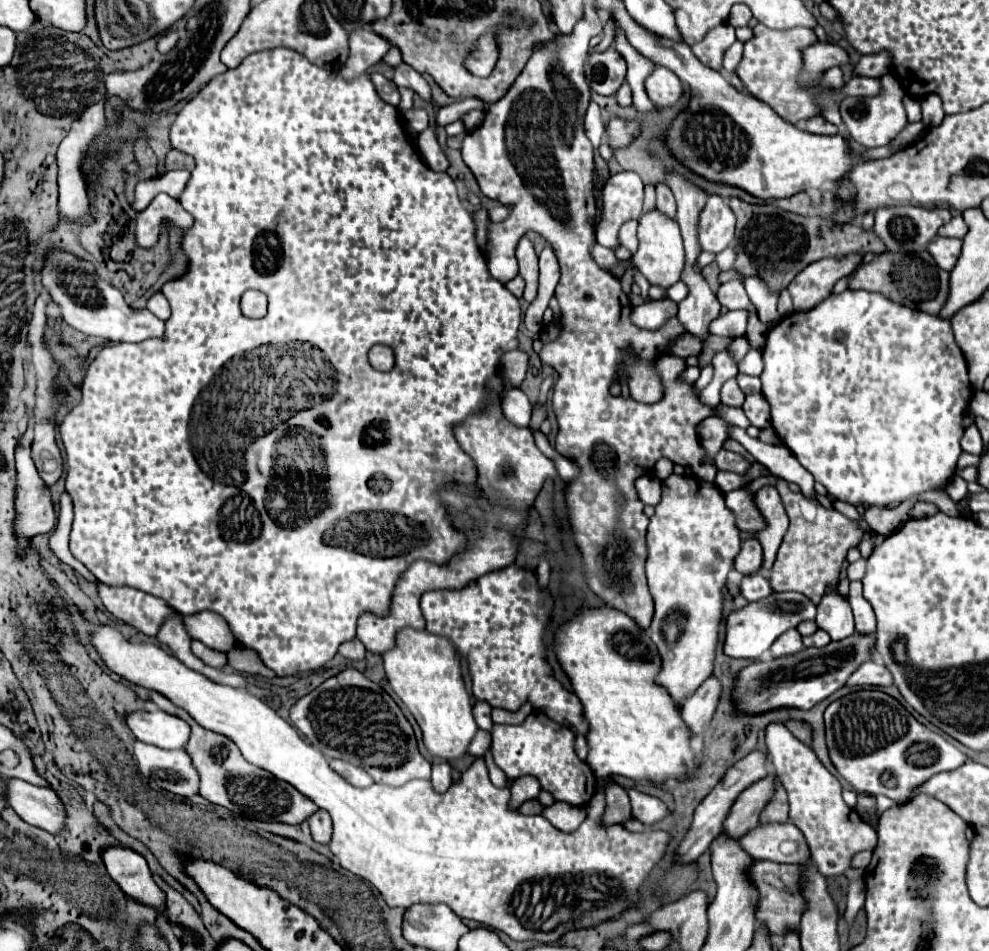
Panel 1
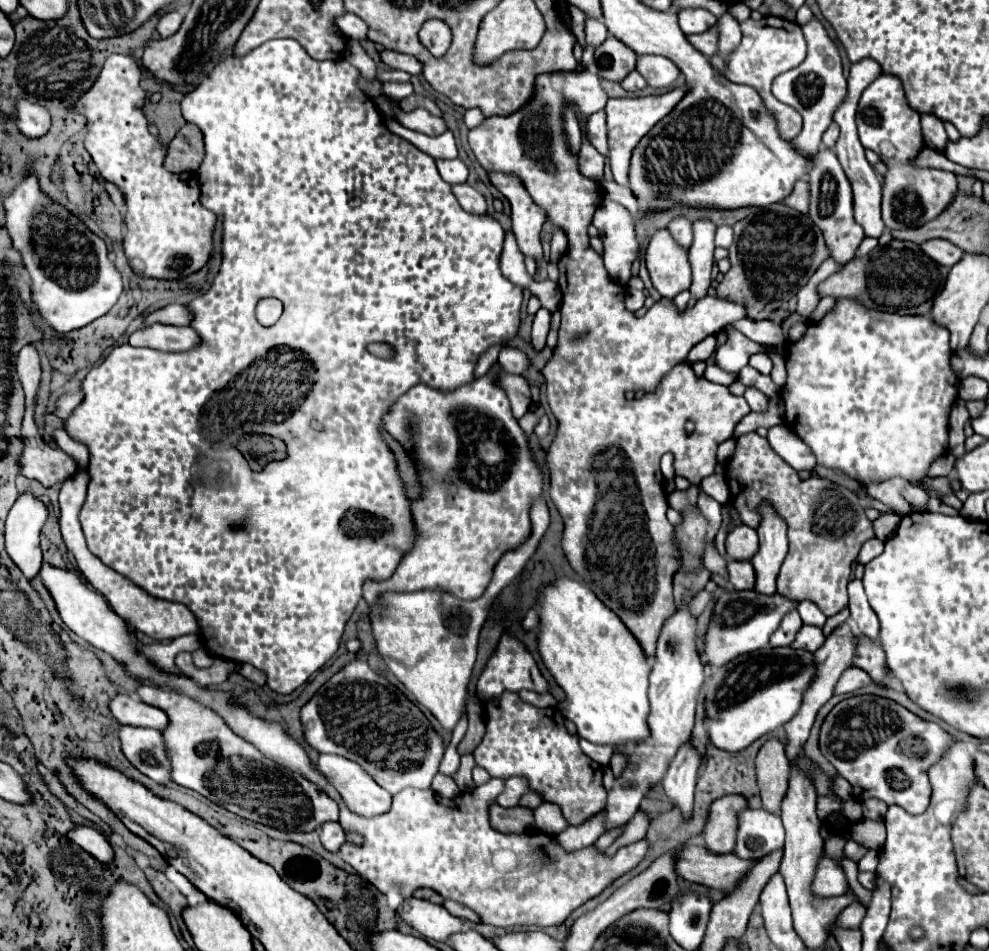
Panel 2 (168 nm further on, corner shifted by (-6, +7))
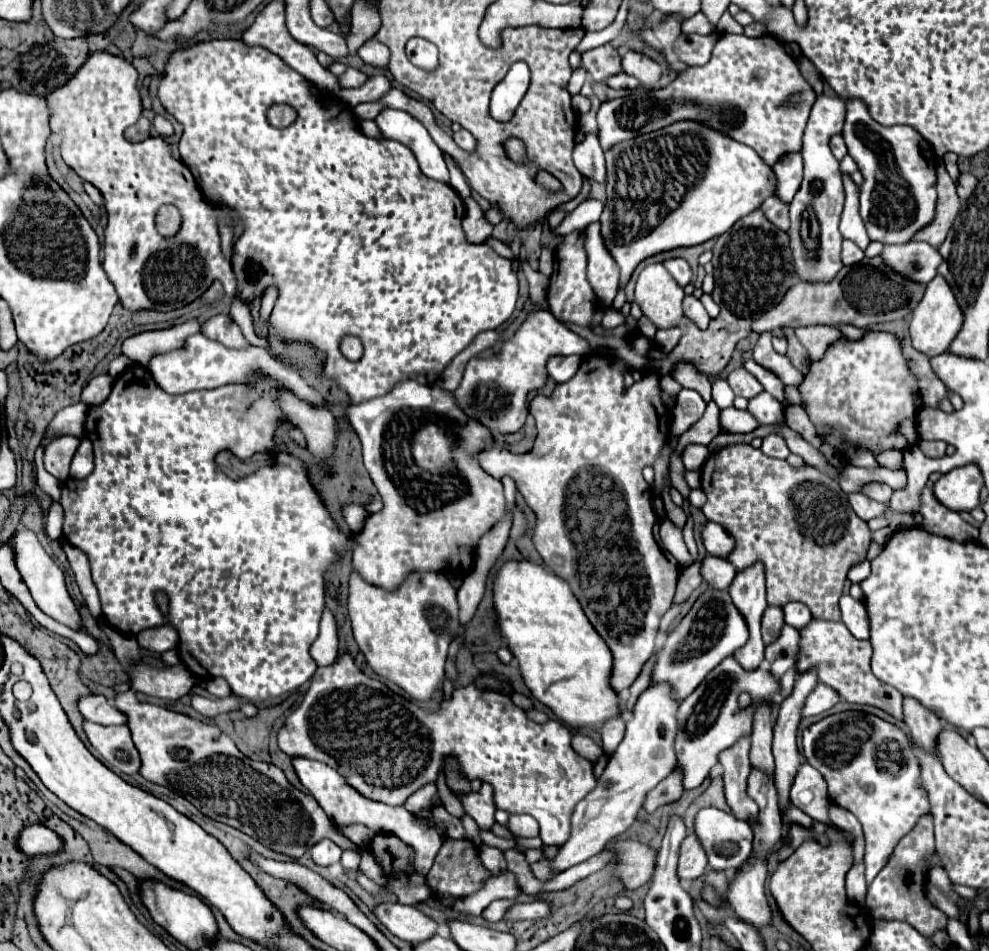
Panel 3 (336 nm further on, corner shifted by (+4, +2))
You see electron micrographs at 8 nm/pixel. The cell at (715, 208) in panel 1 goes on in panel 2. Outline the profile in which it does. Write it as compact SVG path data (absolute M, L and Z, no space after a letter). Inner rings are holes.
M728 224L720 226L720 228L716 230L716 246L730 248L730 244L732 244L732 236L734 236L734 230L732 230L732 226L728 226Z

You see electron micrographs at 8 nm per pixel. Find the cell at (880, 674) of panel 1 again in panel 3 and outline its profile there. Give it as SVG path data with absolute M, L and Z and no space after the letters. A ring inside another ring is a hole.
M816 685L812 689L812 693L806 697L804 707L802 707L802 717L812 717L812 715L820 715L824 711L828 711L830 707L834 707L840 701L838 693L834 689L828 689L826 685Z

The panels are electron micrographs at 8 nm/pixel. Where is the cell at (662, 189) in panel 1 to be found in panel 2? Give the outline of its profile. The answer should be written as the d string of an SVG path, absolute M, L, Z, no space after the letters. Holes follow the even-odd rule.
M676 216L670 224L668 230L672 232L672 236L676 238L676 242L684 248L690 248L692 244L692 228L690 228L690 220L686 216Z

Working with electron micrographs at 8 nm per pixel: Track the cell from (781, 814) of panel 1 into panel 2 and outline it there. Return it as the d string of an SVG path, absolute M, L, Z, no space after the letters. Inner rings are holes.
M768 740L756 756L756 774L764 810L780 814L780 804L788 792L790 764L784 746L778 740Z

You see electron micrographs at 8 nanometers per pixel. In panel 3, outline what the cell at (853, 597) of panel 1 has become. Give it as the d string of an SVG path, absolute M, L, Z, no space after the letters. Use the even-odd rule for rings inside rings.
M842 595L840 609L842 609L842 621L850 629L850 633L856 639L868 639L870 625L866 625L866 609L862 609L862 603L852 599L850 595Z

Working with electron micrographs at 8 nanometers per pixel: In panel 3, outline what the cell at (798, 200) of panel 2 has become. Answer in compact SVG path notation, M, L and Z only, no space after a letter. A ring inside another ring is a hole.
M768 197L762 205L760 205L762 213L766 215L766 219L772 221L772 225L776 225L780 231L788 231L788 205L780 203L776 197Z

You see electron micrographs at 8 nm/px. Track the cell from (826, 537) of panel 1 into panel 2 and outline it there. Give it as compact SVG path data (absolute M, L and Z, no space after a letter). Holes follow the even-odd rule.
M756 432L744 434L736 440L736 454L728 462L726 470L726 480L732 494L730 502L738 510L744 524L752 528L758 526L756 508L762 500L770 500L788 522L790 550L778 574L778 592L794 600L810 600L818 604L826 616L838 614L848 604L846 584L852 564L862 544L874 538L872 522L866 518L858 496L838 484L830 484L820 476L800 480L798 472L772 450L766 438L758 436Z

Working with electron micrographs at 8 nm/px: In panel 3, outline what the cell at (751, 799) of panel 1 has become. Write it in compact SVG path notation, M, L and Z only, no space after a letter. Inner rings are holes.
M688 835L678 851L678 879L686 881L686 879L698 879L708 867L706 861L706 853L702 849L702 845L698 843L696 835Z

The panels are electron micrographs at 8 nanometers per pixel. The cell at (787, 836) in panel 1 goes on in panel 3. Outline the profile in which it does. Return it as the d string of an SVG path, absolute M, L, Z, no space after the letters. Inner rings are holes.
M714 807L702 809L696 819L694 819L694 833L700 841L700 845L706 851L708 857L708 865L712 869L736 869L742 861L748 859L750 851L752 851L752 829L748 823L734 819L730 813L718 811Z

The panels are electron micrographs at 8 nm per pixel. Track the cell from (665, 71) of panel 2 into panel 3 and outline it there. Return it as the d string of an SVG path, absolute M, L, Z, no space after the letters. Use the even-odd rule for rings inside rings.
M632 49L622 55L622 71L636 77L644 85L656 85L662 75L662 69L654 59L650 59L642 51L632 51Z

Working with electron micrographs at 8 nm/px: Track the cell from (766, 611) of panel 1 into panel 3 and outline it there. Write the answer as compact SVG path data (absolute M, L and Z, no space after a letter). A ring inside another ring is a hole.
M708 587L686 613L686 617L668 633L668 639L658 653L656 665L652 669L650 685L668 683L672 689L672 697L676 701L686 699L702 679L726 657L730 657L736 649L740 649L748 641L748 627L744 617L734 607L728 591L718 591Z

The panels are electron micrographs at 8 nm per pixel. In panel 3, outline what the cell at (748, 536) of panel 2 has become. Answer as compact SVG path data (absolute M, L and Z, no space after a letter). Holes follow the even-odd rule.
M712 521L702 527L702 541L706 551L716 557L726 557L734 549L734 537L722 525Z

